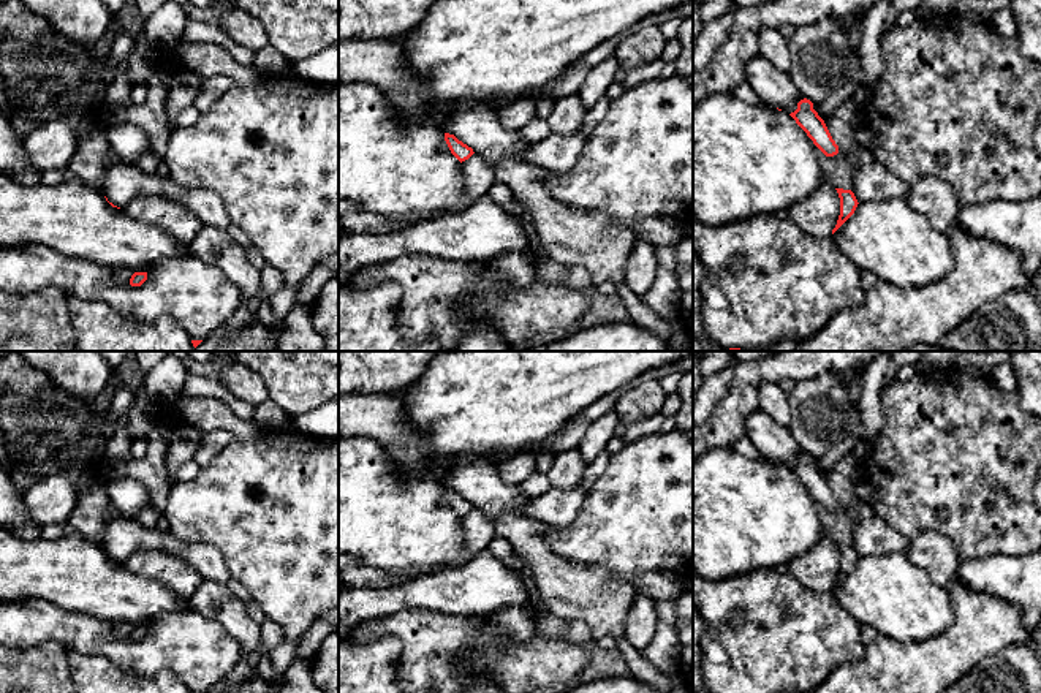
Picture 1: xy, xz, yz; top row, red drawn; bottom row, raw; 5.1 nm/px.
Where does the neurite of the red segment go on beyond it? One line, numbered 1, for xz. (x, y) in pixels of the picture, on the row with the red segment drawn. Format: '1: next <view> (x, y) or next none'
1: next none

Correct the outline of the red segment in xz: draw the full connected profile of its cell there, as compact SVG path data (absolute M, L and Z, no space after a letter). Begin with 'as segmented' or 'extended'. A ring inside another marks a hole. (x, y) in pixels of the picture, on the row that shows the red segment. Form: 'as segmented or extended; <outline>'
as segmented; M445 133L445 141L451 153L462 163L468 160L475 152L471 147L459 141L454 134Z

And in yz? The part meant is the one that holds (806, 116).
as segmented; M801 100L797 103L797 109L789 116L826 157L838 153L838 146L832 139L824 120L813 109L813 103L810 100Z

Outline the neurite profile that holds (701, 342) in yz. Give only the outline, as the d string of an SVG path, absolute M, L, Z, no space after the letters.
M693 252L693 351L725 351L704 332L702 296L701 296L702 274L704 269L701 259Z

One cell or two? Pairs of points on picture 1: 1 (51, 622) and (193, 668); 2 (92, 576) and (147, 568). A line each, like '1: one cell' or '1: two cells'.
1: one cell
2: two cells

